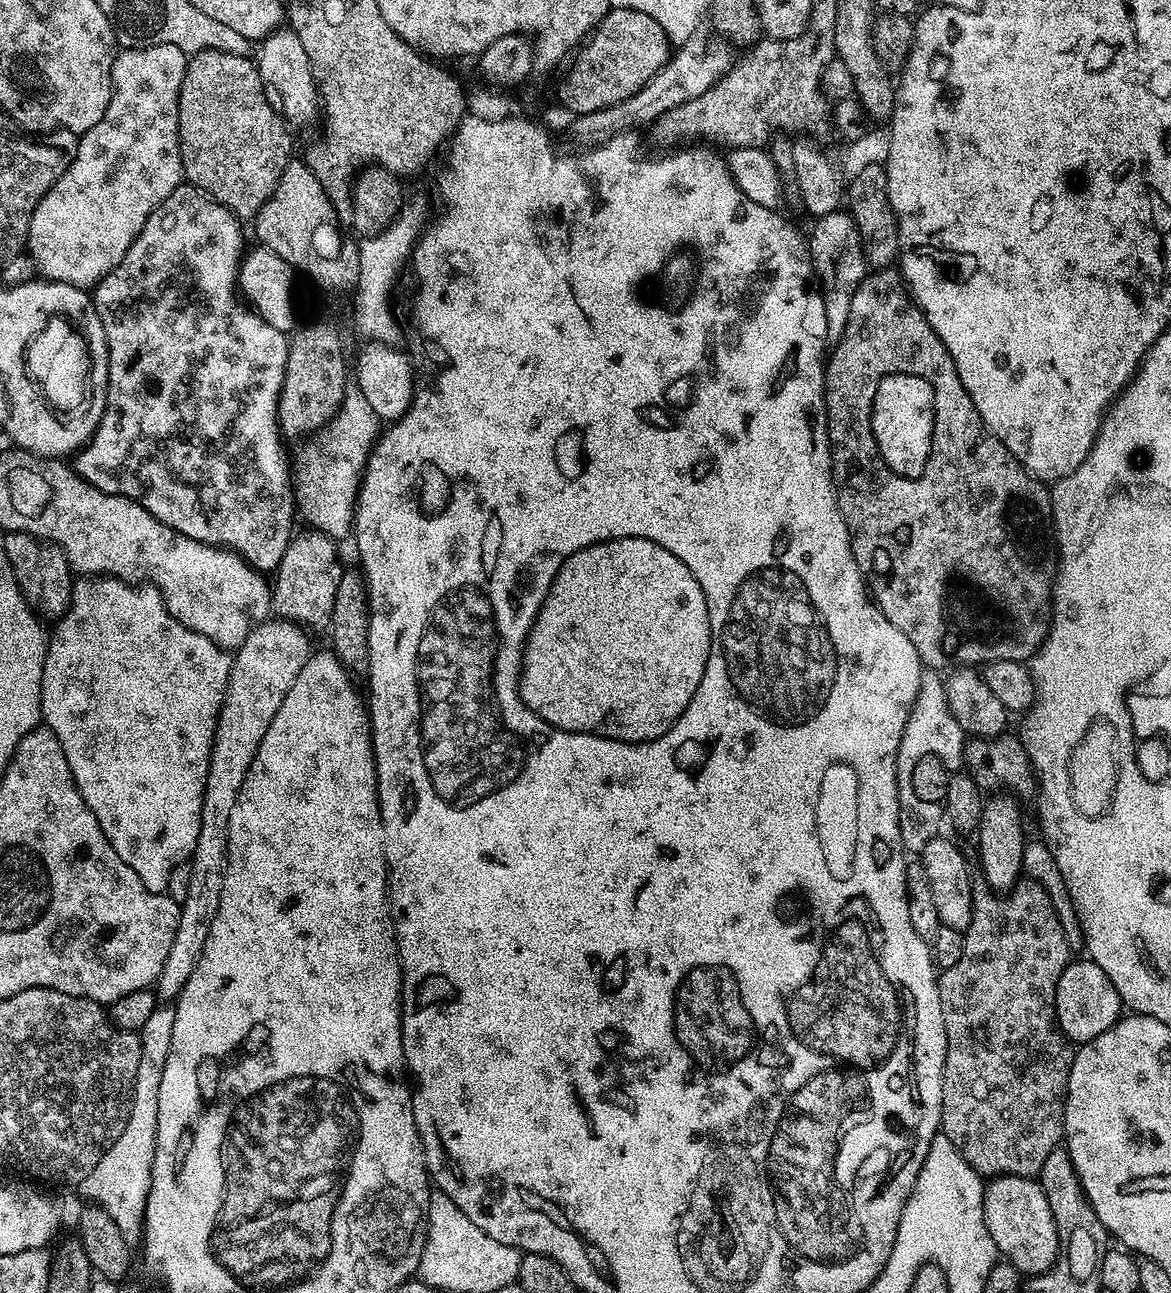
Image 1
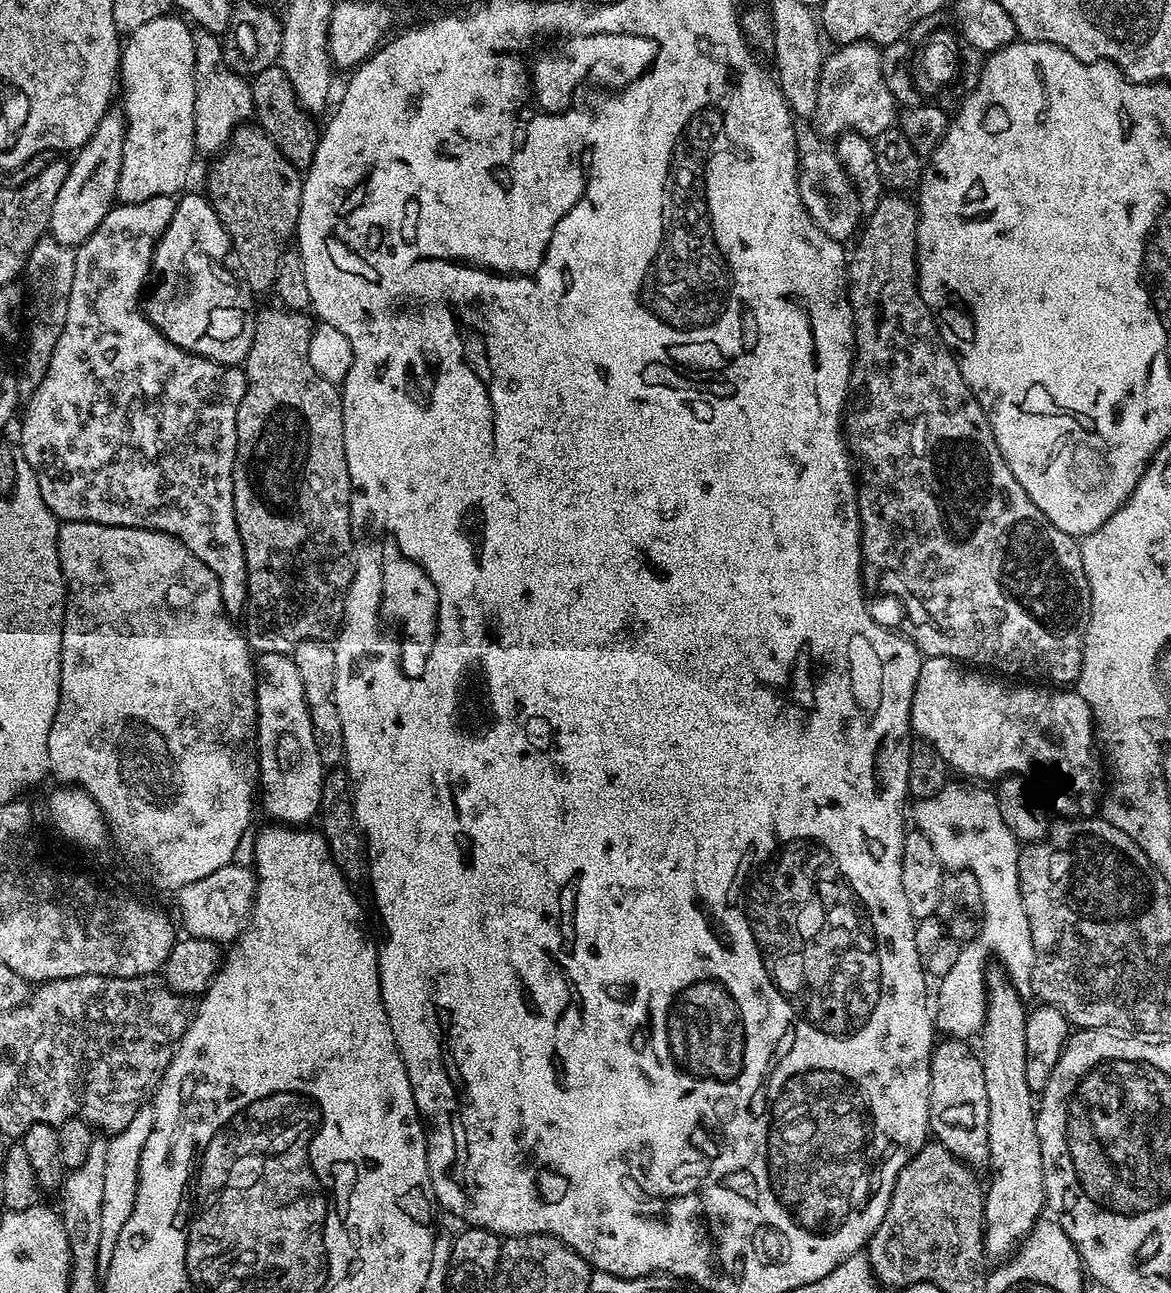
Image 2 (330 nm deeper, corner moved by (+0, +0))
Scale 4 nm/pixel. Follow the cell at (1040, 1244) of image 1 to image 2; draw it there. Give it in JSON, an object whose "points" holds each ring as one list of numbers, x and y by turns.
{"points":[[944,1038,933,1047,930,1062,930,1094,928,1095,928,1127,931,1135,946,1150,969,1166,987,1165,988,1162,988,1103,986,1102,986,1082,982,1078,979,1055,967,1047,965,1041]]}

